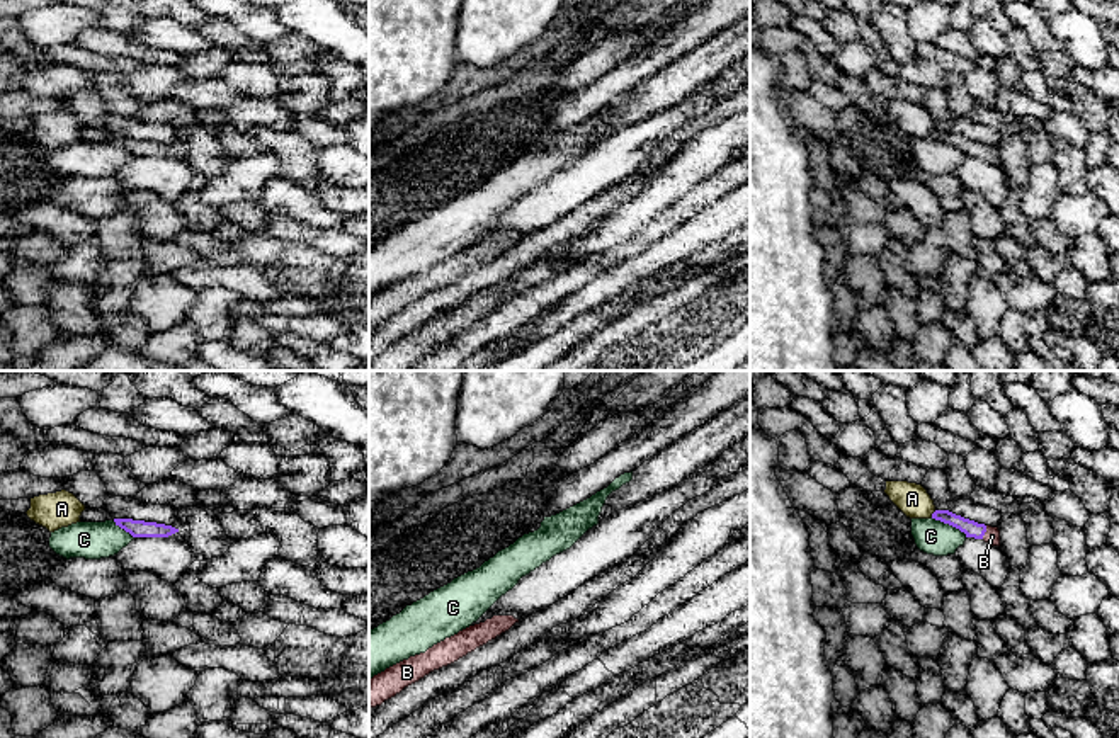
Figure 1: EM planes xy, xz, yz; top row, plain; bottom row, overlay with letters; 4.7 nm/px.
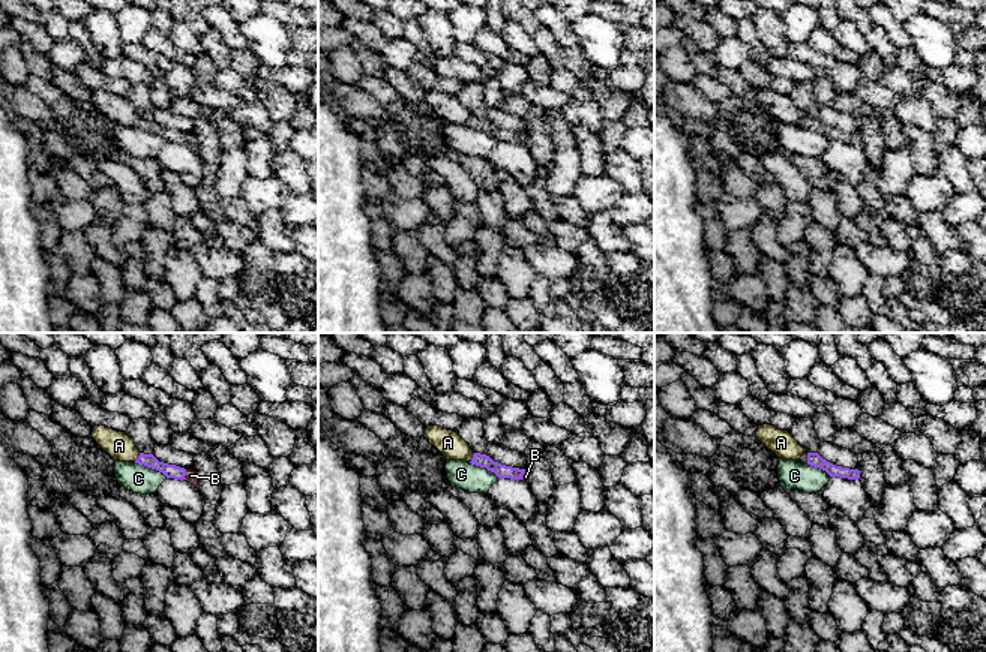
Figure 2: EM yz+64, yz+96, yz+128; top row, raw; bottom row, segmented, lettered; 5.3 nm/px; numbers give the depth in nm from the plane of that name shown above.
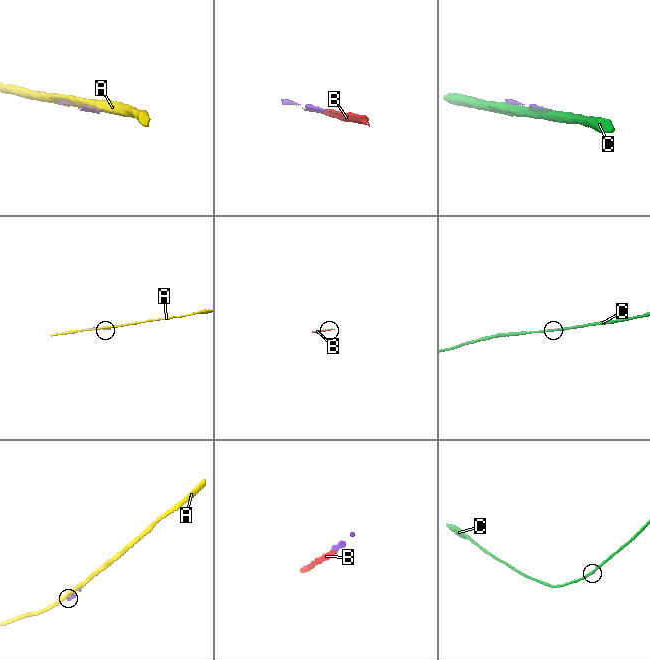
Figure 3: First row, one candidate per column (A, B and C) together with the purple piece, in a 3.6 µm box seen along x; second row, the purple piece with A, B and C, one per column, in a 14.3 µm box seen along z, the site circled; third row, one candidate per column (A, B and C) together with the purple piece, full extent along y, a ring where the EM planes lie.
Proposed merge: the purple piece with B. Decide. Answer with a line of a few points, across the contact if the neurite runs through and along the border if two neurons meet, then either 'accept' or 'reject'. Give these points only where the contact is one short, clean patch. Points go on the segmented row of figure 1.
yz (970, 527), (985, 531), (992, 536) | accept

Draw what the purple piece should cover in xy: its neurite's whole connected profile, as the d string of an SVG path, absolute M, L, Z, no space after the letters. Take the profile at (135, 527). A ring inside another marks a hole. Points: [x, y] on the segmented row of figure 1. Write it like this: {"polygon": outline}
{"polygon": "M114 519L116 525L129 532L133 537L168 537L179 529L156 522L133 520L133 519Z"}

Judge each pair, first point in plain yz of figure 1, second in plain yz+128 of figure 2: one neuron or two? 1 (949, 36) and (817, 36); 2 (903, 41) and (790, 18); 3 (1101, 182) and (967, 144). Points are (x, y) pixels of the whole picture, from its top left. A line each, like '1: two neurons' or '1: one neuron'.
1: one neuron
2: two neurons
3: two neurons

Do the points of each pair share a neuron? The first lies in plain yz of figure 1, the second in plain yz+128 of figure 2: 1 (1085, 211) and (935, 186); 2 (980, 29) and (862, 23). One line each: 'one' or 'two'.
1: one
2: two

